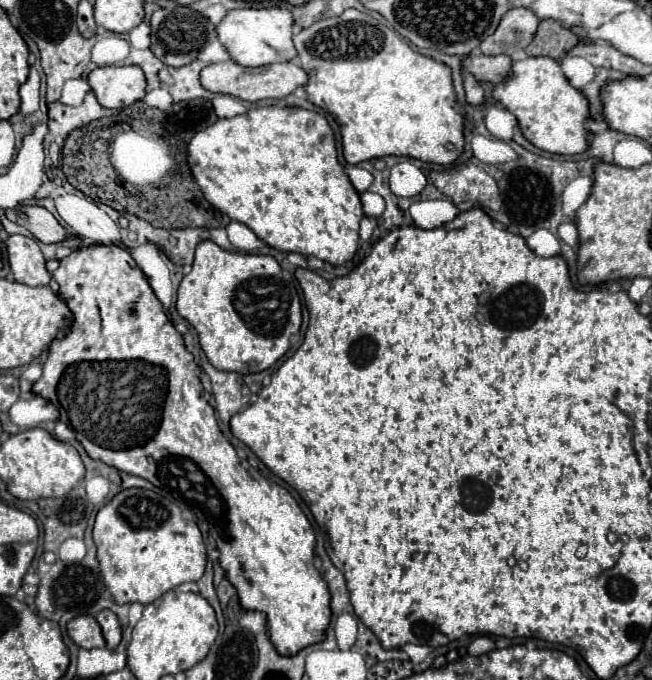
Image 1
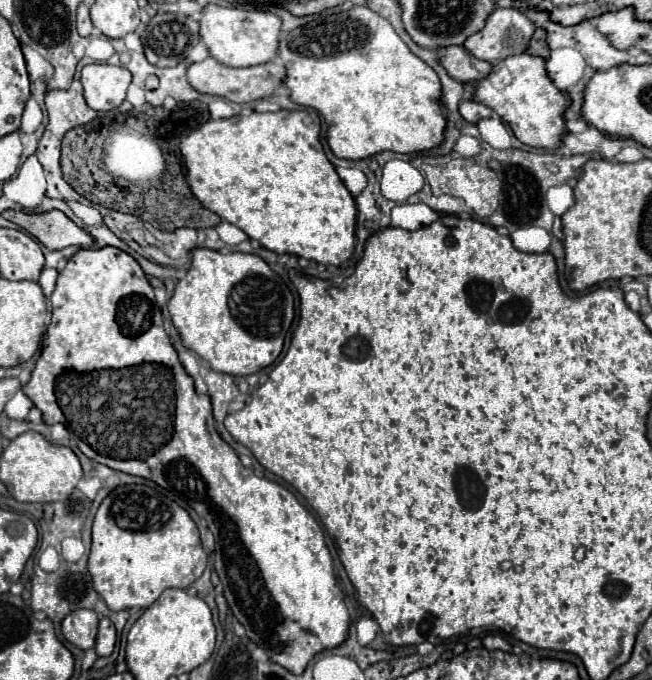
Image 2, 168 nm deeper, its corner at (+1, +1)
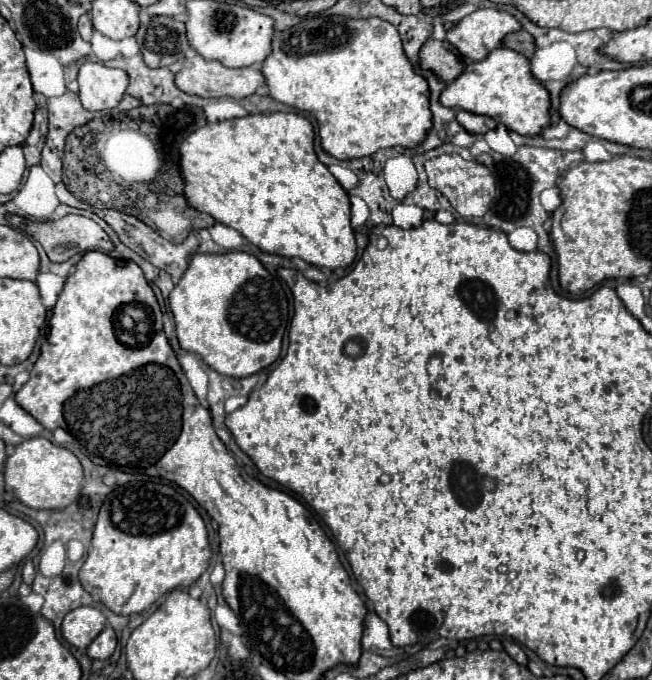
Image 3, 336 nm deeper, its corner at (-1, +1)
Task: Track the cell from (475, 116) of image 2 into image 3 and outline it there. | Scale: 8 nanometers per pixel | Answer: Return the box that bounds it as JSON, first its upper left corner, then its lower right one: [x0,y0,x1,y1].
[455,110,497,134]

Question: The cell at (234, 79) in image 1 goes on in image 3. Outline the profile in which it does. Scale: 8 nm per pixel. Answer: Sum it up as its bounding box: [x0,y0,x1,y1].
[175,54,265,98]

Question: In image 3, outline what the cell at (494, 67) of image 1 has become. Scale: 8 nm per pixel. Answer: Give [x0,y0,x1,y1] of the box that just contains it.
[419,38,463,82]

